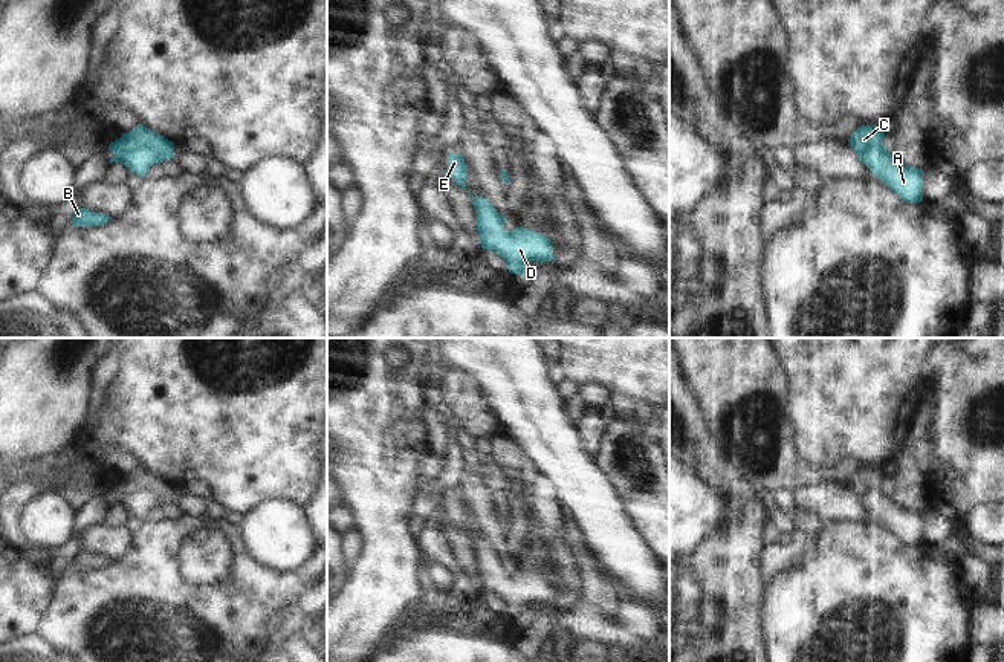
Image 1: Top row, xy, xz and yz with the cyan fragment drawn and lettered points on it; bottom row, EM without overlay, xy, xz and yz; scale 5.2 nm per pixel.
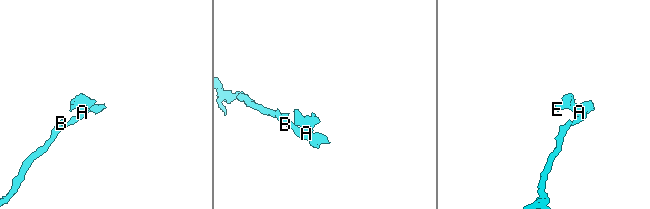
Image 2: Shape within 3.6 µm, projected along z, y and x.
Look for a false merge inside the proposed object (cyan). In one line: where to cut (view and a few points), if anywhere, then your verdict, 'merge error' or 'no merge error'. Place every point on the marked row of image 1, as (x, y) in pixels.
no cut; no merge error

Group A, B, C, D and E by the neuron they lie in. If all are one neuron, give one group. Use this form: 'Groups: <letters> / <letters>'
Groups: A B C D E

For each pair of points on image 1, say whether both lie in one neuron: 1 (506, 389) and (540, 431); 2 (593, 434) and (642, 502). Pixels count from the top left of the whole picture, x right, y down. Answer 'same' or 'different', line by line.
1: same
2: different

